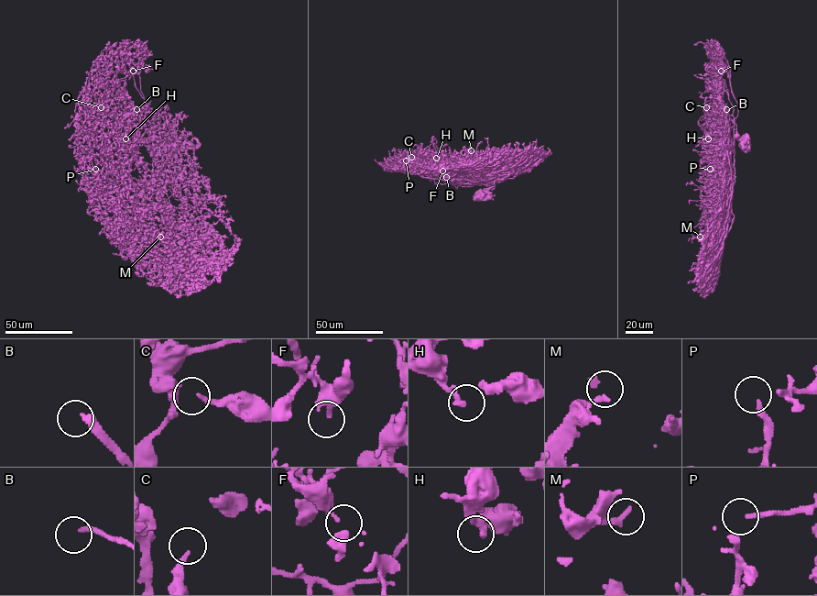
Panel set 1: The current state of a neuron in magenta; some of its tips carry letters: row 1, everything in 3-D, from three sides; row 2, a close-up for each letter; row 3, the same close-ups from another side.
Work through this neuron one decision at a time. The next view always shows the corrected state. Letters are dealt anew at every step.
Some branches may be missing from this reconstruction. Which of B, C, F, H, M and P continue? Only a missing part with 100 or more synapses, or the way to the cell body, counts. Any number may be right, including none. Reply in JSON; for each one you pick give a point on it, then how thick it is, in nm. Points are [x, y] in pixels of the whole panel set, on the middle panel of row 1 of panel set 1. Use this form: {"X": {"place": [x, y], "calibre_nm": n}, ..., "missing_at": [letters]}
{"B": {"place": [446, 177], "calibre_nm": 240}, "P": {"place": [406, 160], "calibre_nm": 200}, "missing_at": ["B", "P"]}

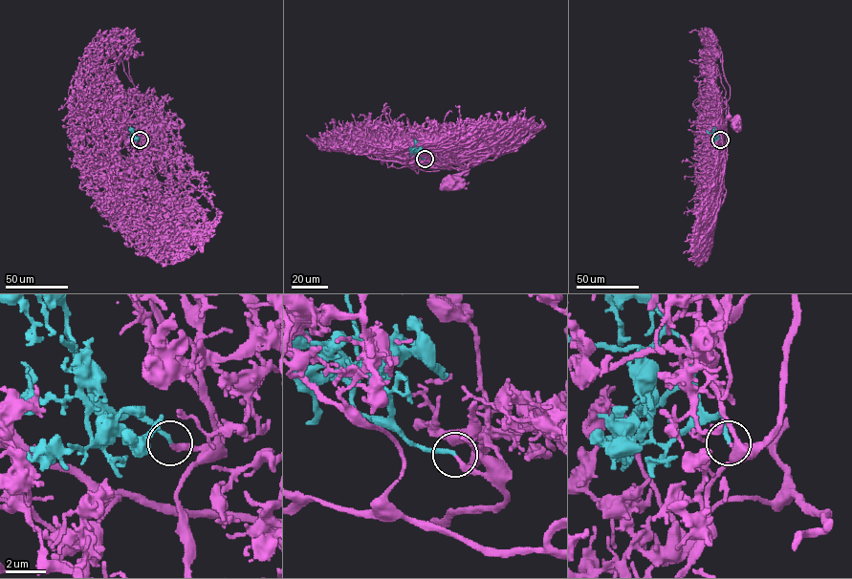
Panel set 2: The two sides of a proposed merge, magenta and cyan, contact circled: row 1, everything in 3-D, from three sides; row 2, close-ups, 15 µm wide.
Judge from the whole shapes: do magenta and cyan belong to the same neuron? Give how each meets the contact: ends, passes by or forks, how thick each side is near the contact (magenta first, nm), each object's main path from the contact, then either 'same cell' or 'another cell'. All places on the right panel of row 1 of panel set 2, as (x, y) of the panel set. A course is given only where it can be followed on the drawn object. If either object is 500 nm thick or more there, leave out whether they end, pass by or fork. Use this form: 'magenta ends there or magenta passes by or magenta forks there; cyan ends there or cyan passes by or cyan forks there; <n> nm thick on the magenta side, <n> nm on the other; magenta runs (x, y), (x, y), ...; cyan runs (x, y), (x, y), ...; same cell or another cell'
magenta ends there; cyan ends there; 280 nm thick on the magenta side, 190 nm on the other; magenta runs (719, 139), (723, 137), (726, 118), (727, 130), (727, 117), (737, 122); cyan runs (720, 139), (716, 133), (707, 130); same cell

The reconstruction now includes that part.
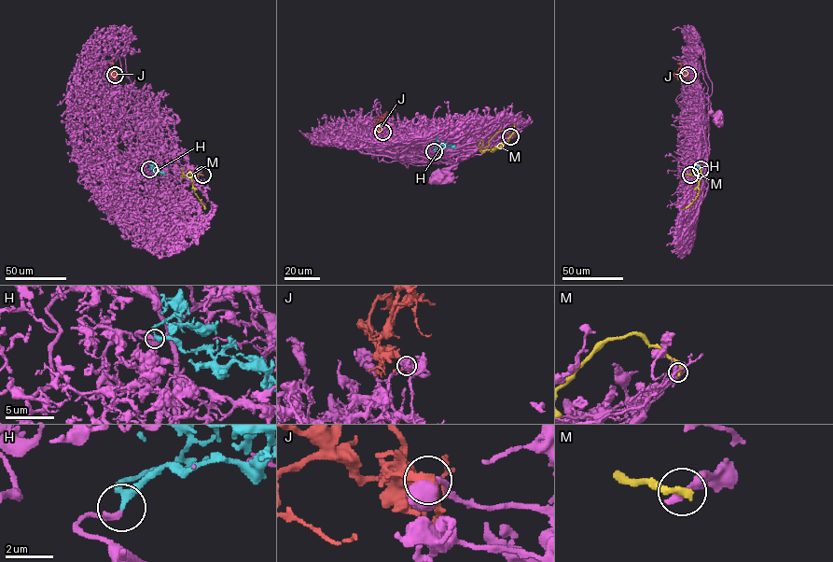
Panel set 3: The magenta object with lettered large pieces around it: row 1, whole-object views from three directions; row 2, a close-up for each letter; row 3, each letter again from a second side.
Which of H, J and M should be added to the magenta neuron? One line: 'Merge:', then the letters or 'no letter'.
Merge: H

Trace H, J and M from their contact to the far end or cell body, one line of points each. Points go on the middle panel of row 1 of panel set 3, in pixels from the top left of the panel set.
H: (433, 151), (445, 145), (455, 147)
J: (382, 132), (378, 130), (377, 120), (380, 121), (375, 117)
M: (511, 136), (500, 130), (488, 144), (482, 147), (481, 139), (478, 146), (483, 151), (502, 147), (513, 123)

